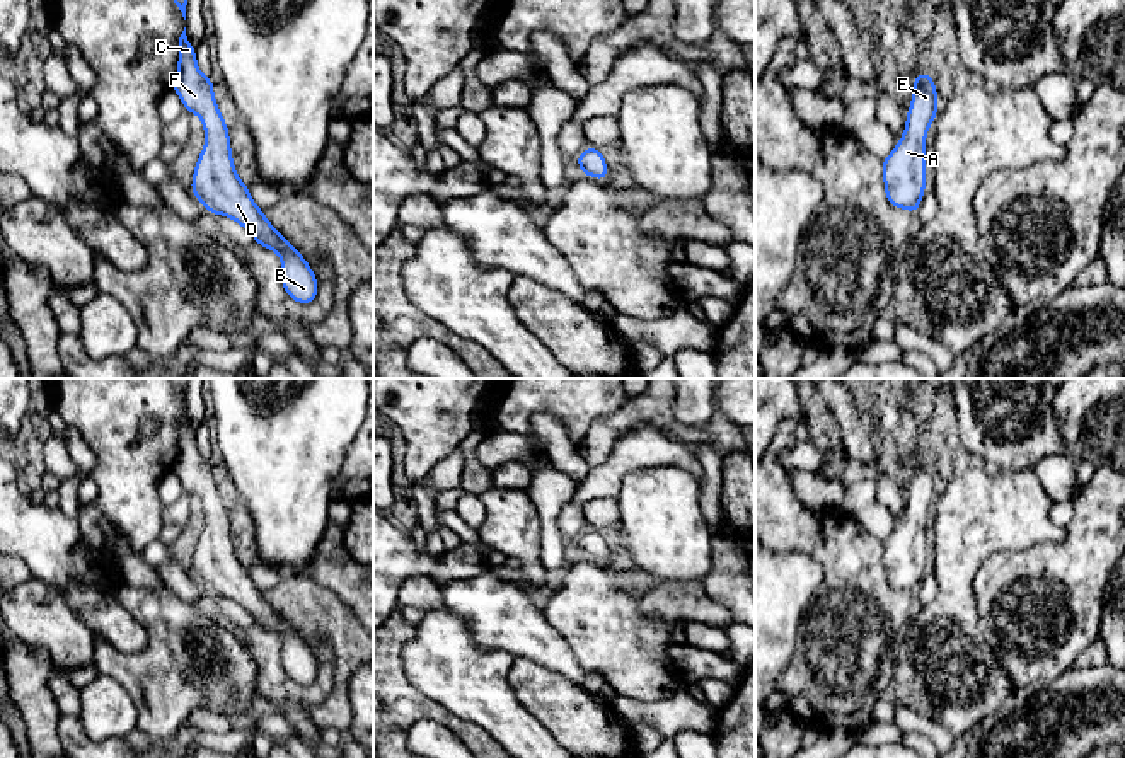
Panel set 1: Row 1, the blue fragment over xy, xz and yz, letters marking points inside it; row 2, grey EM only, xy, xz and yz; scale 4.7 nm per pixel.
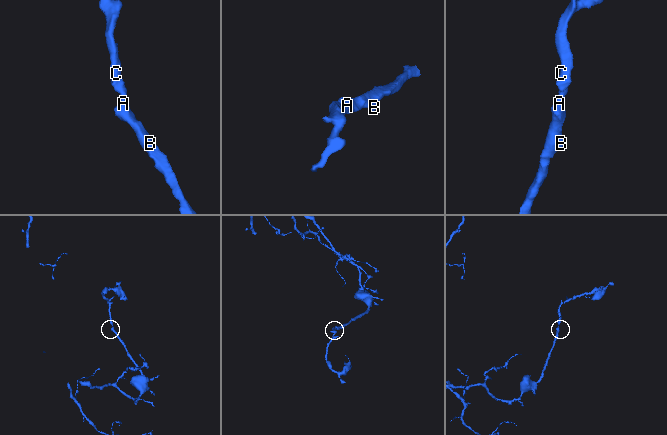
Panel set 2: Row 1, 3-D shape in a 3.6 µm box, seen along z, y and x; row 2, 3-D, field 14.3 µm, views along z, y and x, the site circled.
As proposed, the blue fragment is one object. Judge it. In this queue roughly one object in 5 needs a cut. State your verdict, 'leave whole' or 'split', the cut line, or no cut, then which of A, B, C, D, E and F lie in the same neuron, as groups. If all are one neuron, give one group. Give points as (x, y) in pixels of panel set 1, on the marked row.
leave whole | no cut | A B C D E F

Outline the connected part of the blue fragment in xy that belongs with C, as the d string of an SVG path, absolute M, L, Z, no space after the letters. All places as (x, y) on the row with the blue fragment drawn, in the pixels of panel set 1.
M186 27L179 37L181 55L172 83L184 109L199 116L206 131L203 152L196 162L191 191L215 215L225 215L240 223L257 244L281 256L281 283L298 303L315 300L319 283L302 254L266 220L252 201L234 167L228 128L213 95L213 80L206 78L196 63Z

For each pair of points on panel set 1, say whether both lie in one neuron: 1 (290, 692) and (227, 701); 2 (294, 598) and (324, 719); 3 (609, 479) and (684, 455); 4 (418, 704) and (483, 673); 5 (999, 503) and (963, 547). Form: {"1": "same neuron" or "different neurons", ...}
{"1": "different neurons", "2": "same neuron", "3": "same neuron", "4": "different neurons", "5": "same neuron"}

